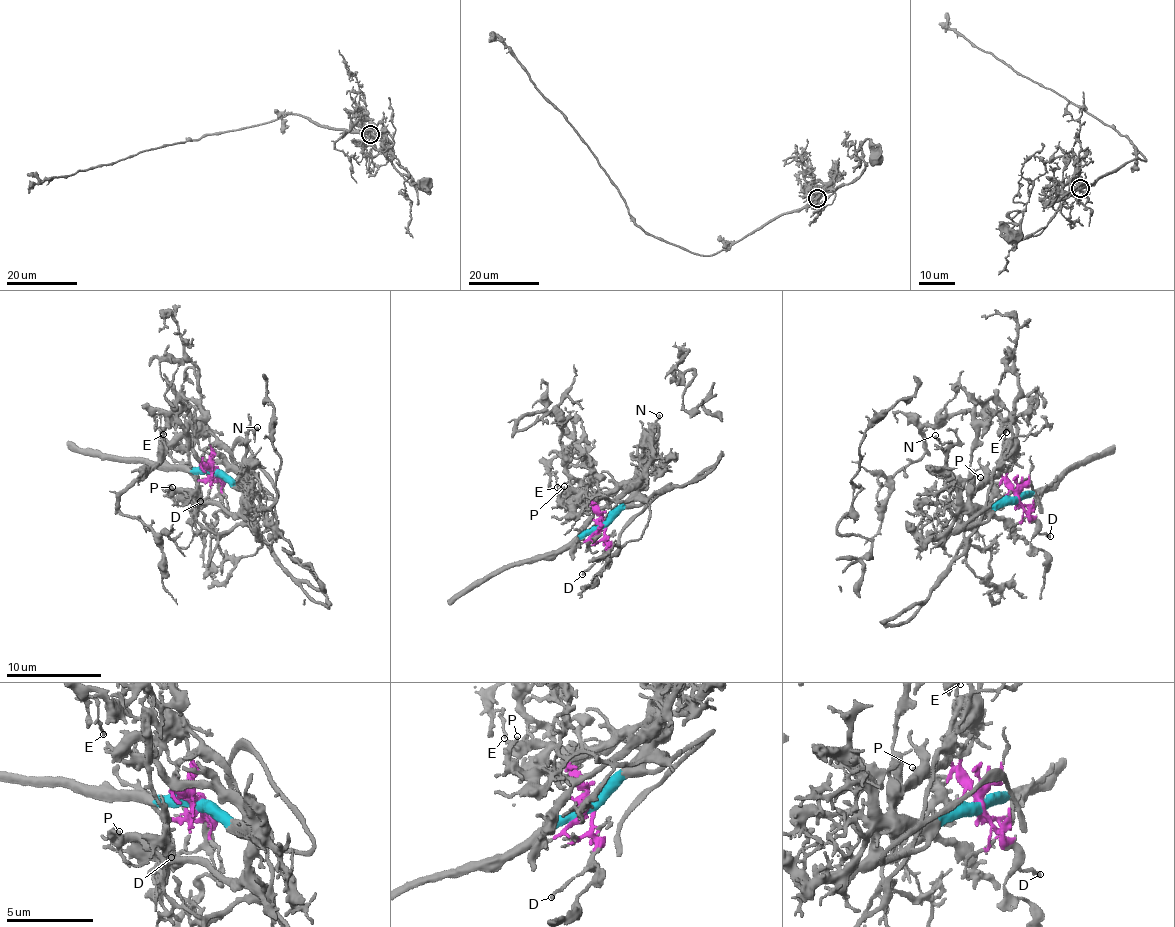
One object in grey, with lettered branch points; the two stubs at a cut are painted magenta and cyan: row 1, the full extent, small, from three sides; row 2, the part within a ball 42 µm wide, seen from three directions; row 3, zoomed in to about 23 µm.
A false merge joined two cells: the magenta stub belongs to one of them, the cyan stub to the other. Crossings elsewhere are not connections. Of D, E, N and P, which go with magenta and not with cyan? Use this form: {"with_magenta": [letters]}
{"with_magenta": ["D", "E"]}

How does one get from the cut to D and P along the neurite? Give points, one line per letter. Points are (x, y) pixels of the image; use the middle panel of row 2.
D: (602, 523), (605, 551), (582, 575)
P: (602, 523), (638, 486), (638, 481), (598, 508), (582, 504), (566, 506), (559, 496), (564, 486)

